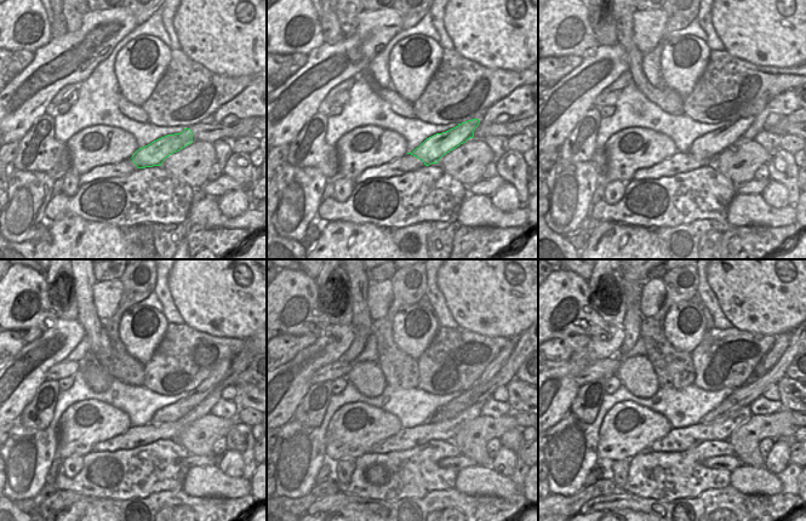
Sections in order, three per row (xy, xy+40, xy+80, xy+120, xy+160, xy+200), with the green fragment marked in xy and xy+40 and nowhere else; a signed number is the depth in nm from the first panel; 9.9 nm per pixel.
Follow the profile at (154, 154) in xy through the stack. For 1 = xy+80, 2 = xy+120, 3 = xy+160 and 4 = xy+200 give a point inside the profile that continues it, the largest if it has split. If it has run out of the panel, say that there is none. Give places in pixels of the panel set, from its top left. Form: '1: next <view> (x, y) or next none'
1: next xy+80 (709, 146)
2: next xy+120 (170, 413)
3: next xy+160 (502, 356)
4: next xy+200 (782, 341)

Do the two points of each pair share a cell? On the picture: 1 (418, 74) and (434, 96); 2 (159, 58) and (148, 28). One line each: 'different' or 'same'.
1: different
2: different

